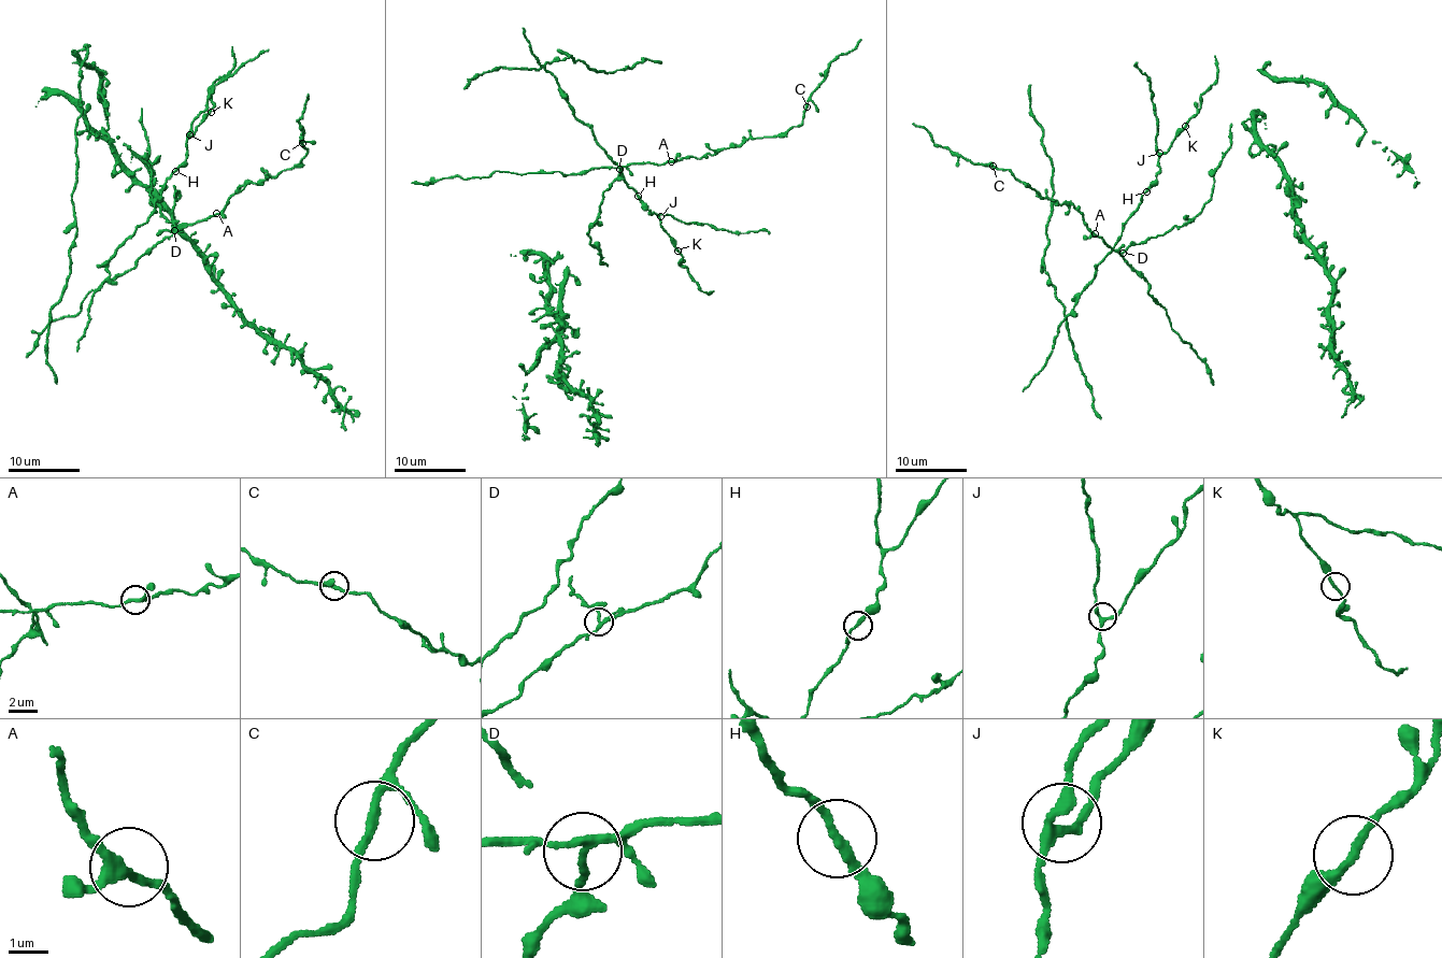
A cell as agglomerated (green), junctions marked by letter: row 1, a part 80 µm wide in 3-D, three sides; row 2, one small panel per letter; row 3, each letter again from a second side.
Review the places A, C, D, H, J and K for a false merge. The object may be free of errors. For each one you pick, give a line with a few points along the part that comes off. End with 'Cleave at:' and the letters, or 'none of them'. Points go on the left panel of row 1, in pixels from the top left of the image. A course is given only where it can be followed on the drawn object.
D: course (174, 229), (150, 194), (148, 145), (141, 108)
Cleave at: D

